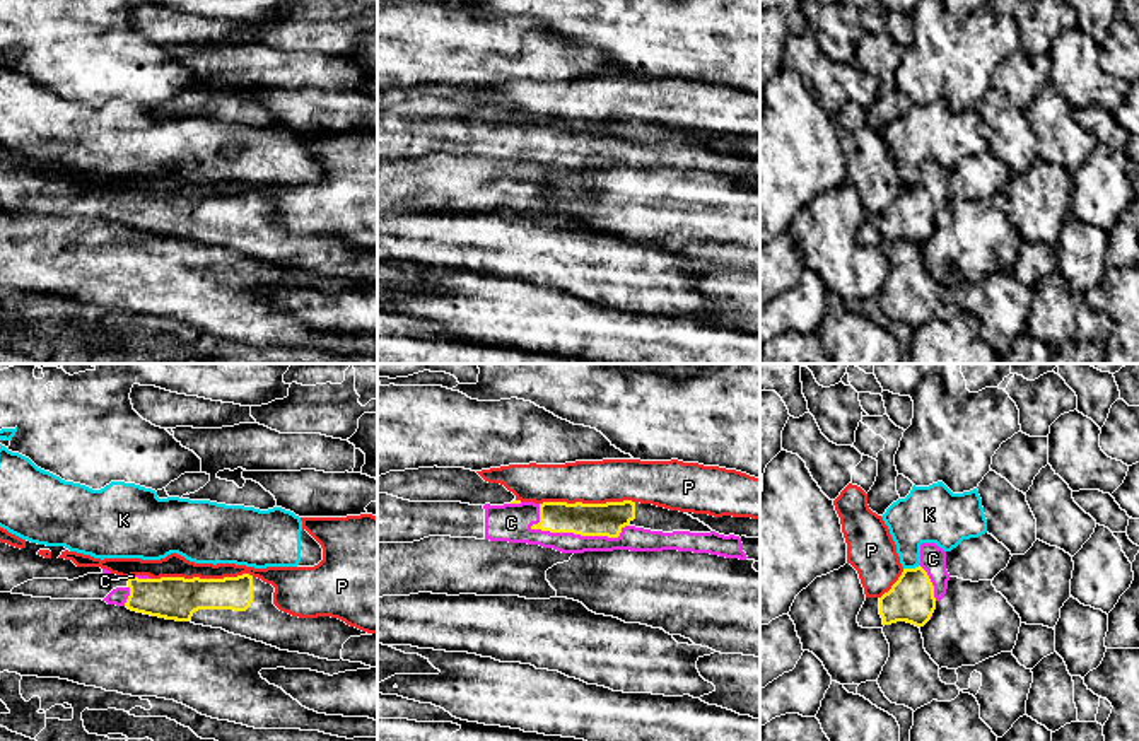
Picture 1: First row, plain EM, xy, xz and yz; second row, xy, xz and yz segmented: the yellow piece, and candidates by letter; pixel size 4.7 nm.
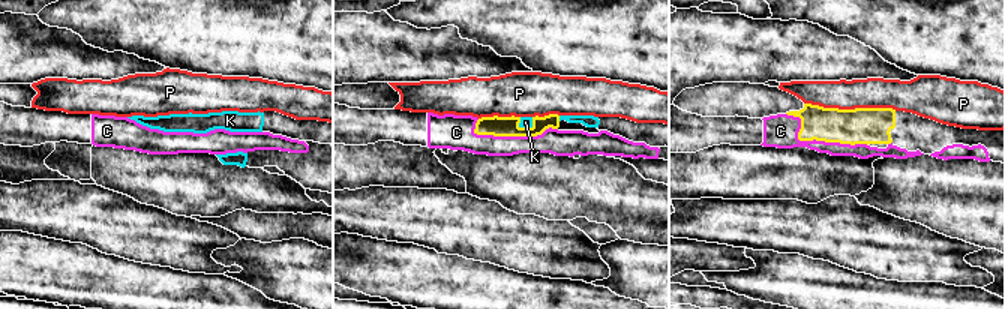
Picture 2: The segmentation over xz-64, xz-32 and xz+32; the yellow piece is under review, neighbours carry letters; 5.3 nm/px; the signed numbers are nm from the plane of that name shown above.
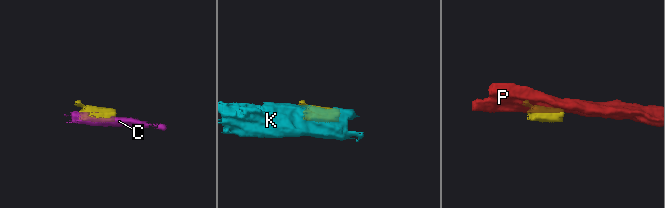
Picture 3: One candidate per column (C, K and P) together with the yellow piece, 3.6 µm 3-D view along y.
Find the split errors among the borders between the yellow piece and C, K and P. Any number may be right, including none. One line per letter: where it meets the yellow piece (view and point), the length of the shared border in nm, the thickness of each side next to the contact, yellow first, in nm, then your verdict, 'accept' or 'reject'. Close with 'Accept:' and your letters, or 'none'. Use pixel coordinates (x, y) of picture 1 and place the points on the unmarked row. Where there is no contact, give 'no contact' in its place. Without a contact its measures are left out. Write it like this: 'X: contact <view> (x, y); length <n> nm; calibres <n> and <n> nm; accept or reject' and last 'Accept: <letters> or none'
C: contact xz (579, 151); length 480 nm; calibres 160 and 120 nm; accept
K: contact yz (911, 186); length 80 nm; calibres 220 and 240 nm; reject
P: contact xy (202, 197); length 480 nm; calibres 200 and 110 nm; reject
Accept: C

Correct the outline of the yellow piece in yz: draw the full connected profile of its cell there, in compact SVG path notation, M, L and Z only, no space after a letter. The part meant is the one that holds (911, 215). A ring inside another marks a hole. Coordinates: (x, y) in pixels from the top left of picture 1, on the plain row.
M936 160L920 162L920 181L903 186L898 198L881 215L866 215L857 241L883 246L897 239L924 244L948 207L946 169Z

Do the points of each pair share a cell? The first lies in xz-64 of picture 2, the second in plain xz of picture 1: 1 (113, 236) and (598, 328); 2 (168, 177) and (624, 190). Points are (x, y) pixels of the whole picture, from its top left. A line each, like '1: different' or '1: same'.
1: different
2: same

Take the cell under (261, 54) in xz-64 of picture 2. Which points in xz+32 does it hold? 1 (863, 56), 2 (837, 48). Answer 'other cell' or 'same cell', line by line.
1: other cell
2: other cell

